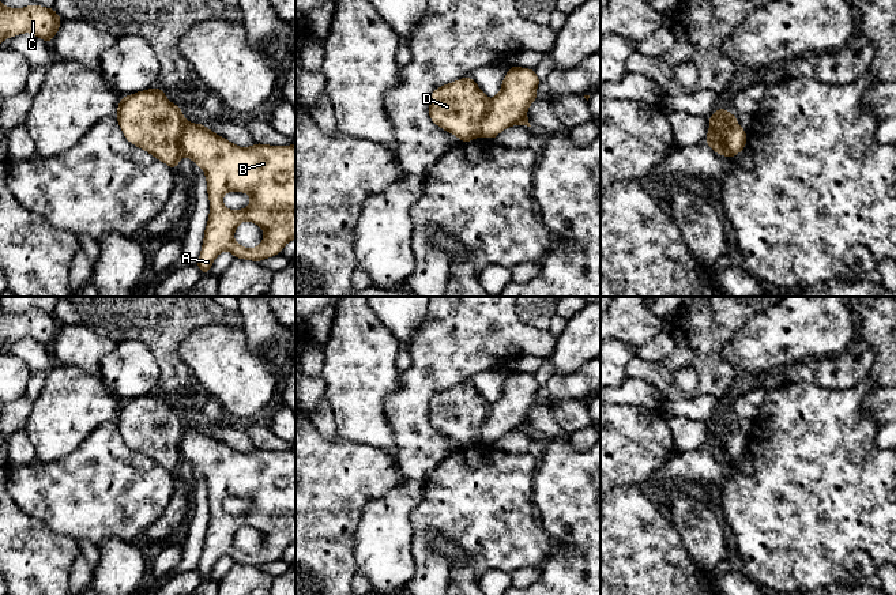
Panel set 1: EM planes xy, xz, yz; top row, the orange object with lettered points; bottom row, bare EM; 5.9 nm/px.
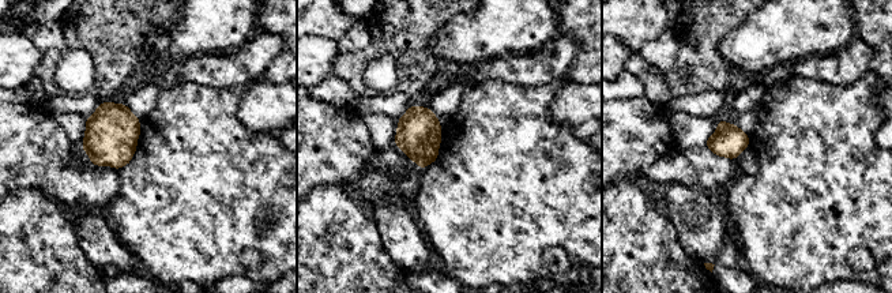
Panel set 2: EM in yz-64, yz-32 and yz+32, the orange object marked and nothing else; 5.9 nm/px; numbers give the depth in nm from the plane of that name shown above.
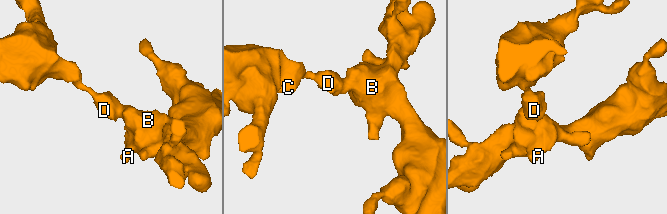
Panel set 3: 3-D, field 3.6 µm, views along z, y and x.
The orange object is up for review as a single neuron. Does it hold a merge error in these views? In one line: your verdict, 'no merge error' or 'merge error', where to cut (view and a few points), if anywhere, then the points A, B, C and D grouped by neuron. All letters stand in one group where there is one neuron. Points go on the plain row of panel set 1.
merge error; cut in yz along (737, 429), (718, 447), (718, 451), (731, 462); A B / C D

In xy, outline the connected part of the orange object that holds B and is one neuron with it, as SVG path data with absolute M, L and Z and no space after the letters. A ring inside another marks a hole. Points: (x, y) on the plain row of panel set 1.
M187 428L180 440L182 460L199 470L207 483L210 520L204 535L204 546L196 570L207 580L215 562L229 556L236 564L261 566L279 560L283 551L295 543L295 451L268 451L255 448L248 453L238 452L214 438L203 429ZM226 497L245 497L252 506L246 513L233 516L225 512L222 502ZM242 526L251 526L264 536L261 549L253 554L238 550L233 541Z

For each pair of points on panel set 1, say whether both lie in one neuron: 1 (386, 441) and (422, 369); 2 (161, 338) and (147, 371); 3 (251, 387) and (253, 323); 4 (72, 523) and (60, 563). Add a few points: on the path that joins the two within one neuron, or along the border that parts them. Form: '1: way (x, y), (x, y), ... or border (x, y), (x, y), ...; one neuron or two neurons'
1: border (384, 399), (384, 415), (395, 448), (394, 458); two neurons
2: border (125, 339), (140, 341), (151, 353), (158, 387); two neurons
3: border (241, 327), (247, 343), (259, 351), (274, 371); two neurons
4: border (40, 520), (56, 533), (76, 539); two neurons

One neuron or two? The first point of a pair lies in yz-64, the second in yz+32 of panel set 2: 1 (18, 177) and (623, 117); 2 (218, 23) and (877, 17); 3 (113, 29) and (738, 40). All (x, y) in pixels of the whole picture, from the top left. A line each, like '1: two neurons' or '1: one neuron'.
1: one neuron
2: two neurons
3: two neurons

